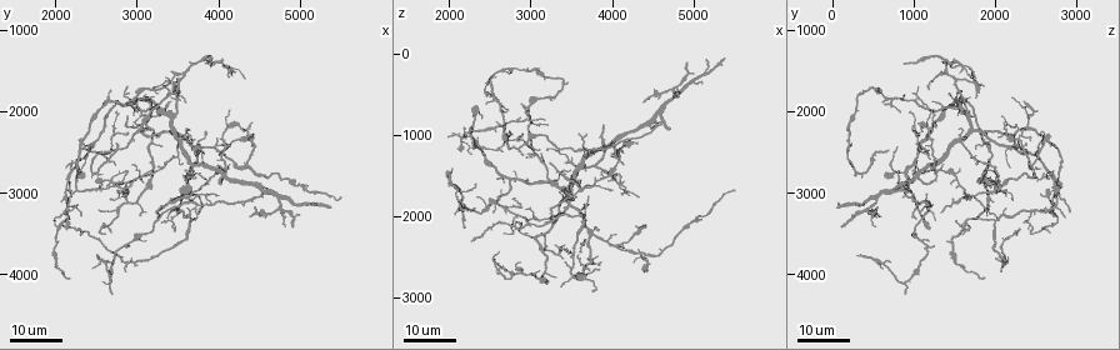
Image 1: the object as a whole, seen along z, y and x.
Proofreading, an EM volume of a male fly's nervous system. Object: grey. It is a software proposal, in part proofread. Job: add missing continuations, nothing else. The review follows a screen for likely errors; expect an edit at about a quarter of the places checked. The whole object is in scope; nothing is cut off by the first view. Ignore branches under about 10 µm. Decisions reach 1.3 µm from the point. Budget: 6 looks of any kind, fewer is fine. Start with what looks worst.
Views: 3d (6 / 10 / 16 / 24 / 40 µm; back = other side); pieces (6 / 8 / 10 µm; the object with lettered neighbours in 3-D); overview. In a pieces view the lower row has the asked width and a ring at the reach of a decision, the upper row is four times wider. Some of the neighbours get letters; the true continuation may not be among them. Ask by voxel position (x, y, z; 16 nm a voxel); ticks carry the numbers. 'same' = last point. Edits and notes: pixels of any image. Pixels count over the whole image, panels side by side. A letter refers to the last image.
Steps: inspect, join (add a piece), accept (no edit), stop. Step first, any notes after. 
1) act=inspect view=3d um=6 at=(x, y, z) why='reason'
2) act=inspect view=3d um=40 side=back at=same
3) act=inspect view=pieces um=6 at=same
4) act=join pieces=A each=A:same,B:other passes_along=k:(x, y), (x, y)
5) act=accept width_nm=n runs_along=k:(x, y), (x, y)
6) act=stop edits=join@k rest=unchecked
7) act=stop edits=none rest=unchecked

act=inspect view=3d um=24 at=(3850, 1400, 900) why='thin end'

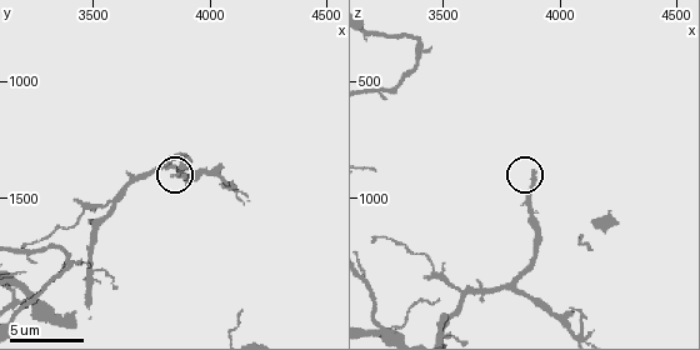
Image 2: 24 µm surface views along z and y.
act=inspect view=pieces um=8 at=(3880, 1400, 880)

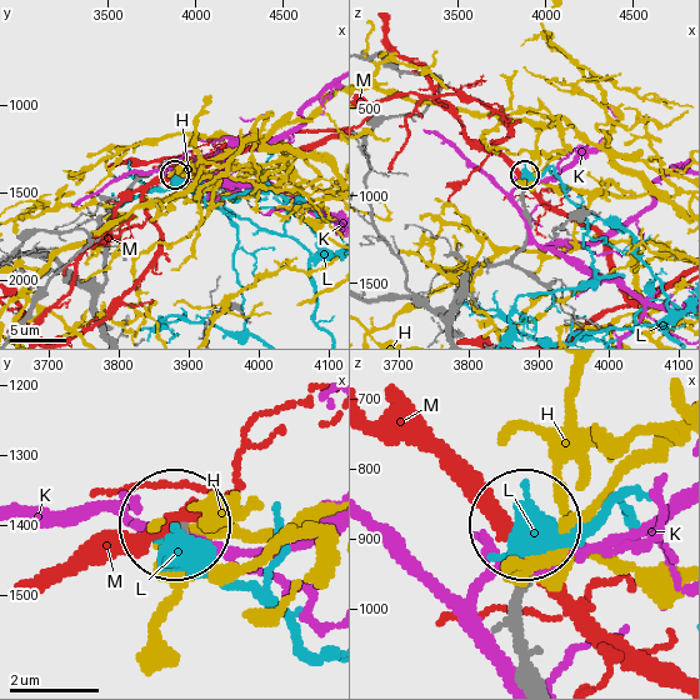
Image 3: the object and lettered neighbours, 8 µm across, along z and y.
act=accept each=H:other,K:other,L:other,M:other found='none of them fits'

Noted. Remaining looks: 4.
act=inspect view=3d um=16 at=(5350, 3200, 50) why='long arm stops here'

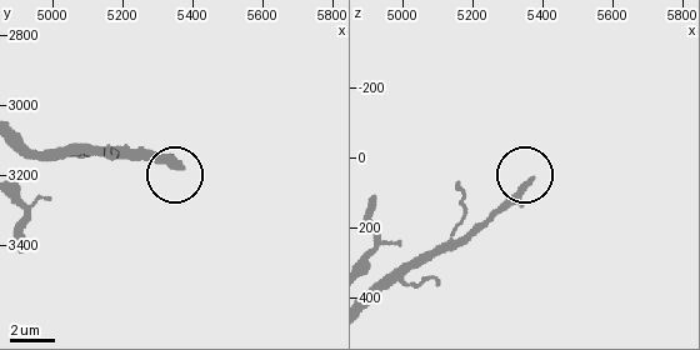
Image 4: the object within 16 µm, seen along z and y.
act=inspect view=pieces um=8 at=(5360, 3180, 60)

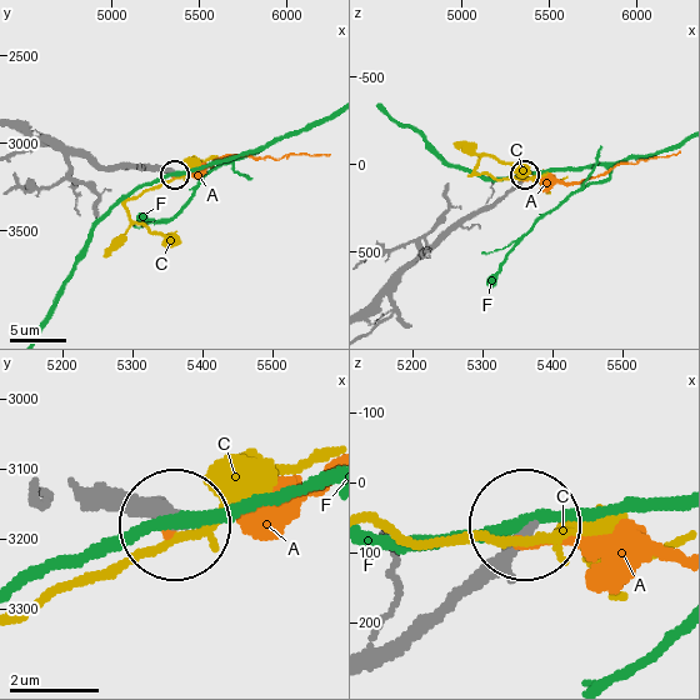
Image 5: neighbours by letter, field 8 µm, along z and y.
act=accept width_nm=280 each=A:other,C:other,F:other runs_along=5:(371, 665), (405, 646), (525, 526) found='no lettered piece goes on from it'

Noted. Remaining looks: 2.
act=inspect view=3d um=16 at=(4950, 3450, 100) why='an open end'

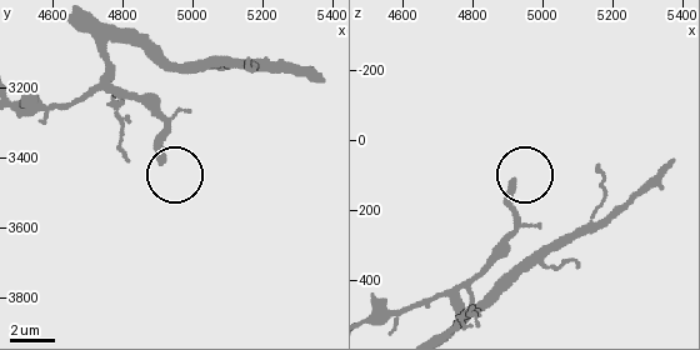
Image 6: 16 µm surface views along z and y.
act=inspect view=pieces um=8 at=(4910, 3410, 120)

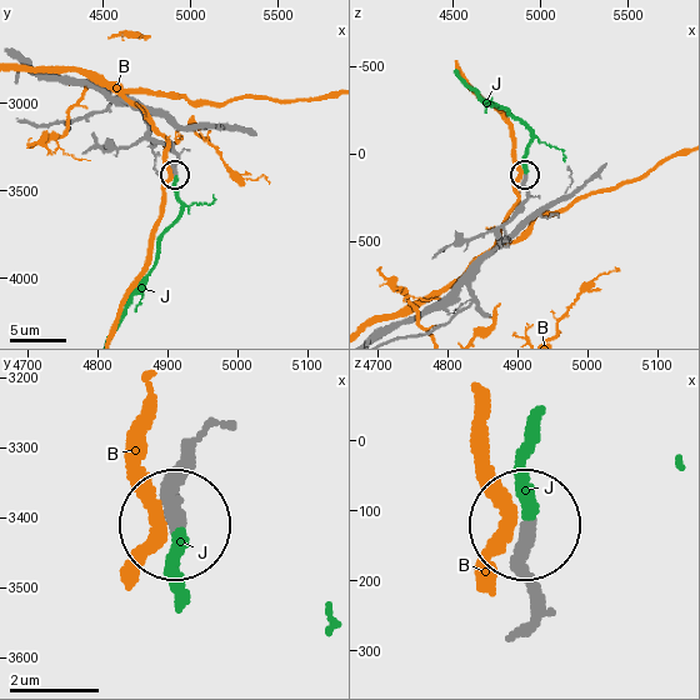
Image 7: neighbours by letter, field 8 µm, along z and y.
act=join pieces=J each=B:other,J:same passes_along=7:(519, 626), (530, 604), (530, 425) found='it goes on there'

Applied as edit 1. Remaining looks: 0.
act=stop edits=join@7 rest=unchecked

